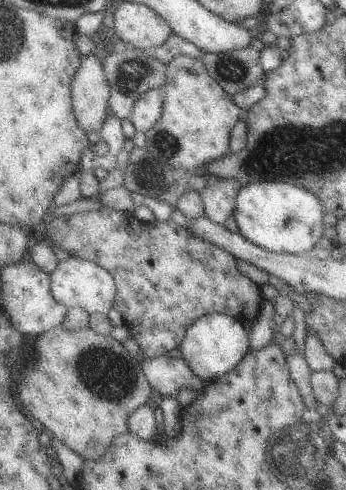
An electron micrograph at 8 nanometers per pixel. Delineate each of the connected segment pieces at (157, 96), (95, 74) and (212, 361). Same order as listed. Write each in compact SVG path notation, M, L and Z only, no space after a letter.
M154 87L146 91L134 104L130 121L137 131L145 133L162 116L163 88Z
M81 56L81 65L71 84L72 110L80 130L97 133L104 124L109 84L98 57Z
M207 313L192 323L179 344L187 365L204 380L215 380L230 372L248 353L249 333L238 319L218 313Z

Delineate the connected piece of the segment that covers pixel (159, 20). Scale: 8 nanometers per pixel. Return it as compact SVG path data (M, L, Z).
M124 1L114 12L114 30L131 48L153 52L172 33L168 23L149 6Z

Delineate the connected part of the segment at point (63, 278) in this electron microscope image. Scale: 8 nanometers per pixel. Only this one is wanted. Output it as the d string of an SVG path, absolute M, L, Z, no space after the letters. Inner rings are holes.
M70 257L60 261L50 278L54 300L63 304L67 309L79 308L85 310L89 315L94 313L107 314L114 304L117 293L114 278L105 268L98 266L91 260Z

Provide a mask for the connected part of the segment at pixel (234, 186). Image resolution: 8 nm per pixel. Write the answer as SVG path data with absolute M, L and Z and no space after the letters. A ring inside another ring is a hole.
M218 179L207 184L200 191L205 216L224 225L235 212L235 200L241 188L237 180Z

